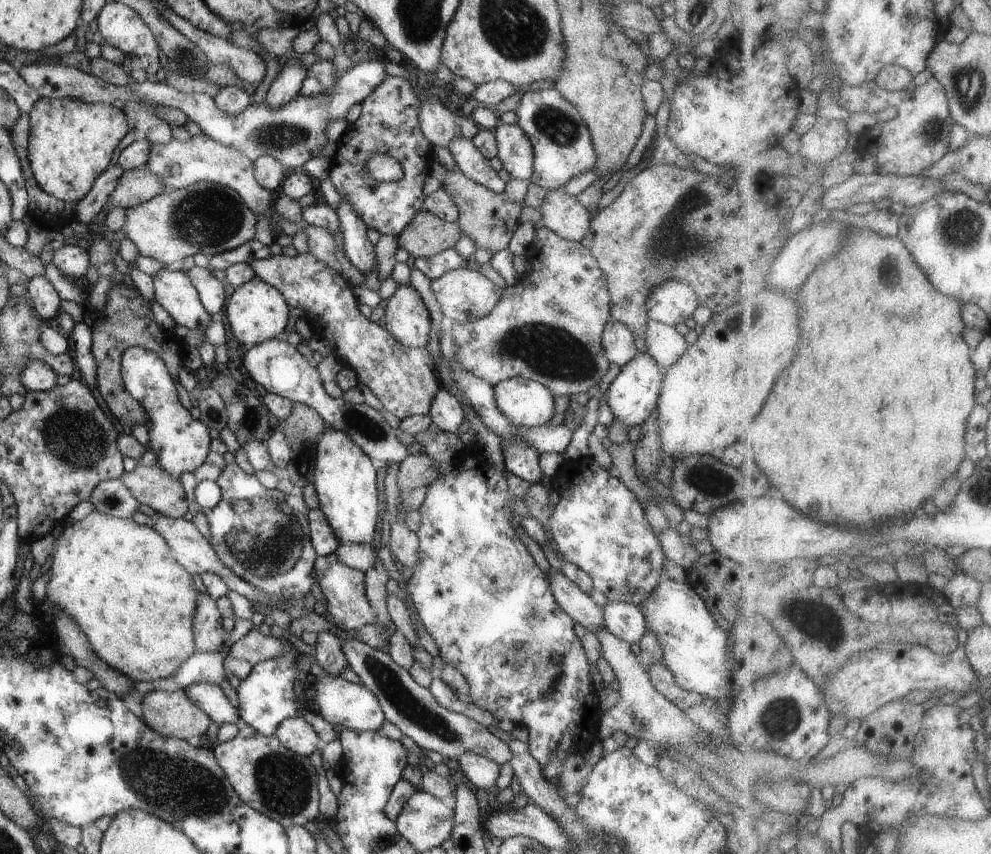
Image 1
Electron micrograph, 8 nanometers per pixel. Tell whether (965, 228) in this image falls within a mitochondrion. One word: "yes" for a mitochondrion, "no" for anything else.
yes

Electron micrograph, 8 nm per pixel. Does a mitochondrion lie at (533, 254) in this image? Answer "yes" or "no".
no

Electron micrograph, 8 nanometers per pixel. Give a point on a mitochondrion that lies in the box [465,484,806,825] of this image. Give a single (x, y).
(782, 715)

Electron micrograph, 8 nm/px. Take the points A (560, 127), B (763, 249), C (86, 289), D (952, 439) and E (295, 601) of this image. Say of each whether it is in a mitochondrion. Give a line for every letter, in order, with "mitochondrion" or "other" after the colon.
A: mitochondrion
B: other
C: other
D: other
E: other

